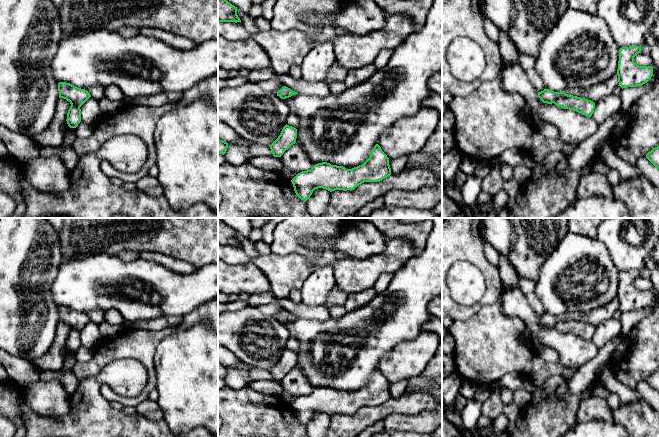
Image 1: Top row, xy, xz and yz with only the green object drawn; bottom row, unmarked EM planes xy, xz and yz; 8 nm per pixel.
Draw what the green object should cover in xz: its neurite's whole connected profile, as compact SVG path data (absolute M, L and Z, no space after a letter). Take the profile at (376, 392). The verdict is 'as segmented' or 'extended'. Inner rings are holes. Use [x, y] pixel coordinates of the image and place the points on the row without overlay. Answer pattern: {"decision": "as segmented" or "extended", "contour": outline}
{"decision": "as segmented", "contour": "M376 368L362 389L346 393L343 390L322 386L315 388L310 394L298 397L291 406L296 419L306 426L318 412L330 416L354 414L364 406L380 406L390 399L389 382Z"}

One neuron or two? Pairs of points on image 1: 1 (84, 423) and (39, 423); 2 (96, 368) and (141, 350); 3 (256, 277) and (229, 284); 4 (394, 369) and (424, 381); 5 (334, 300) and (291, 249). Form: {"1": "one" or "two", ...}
{"1": "one", "2": "one", "3": "one", "4": "two", "5": "two"}

